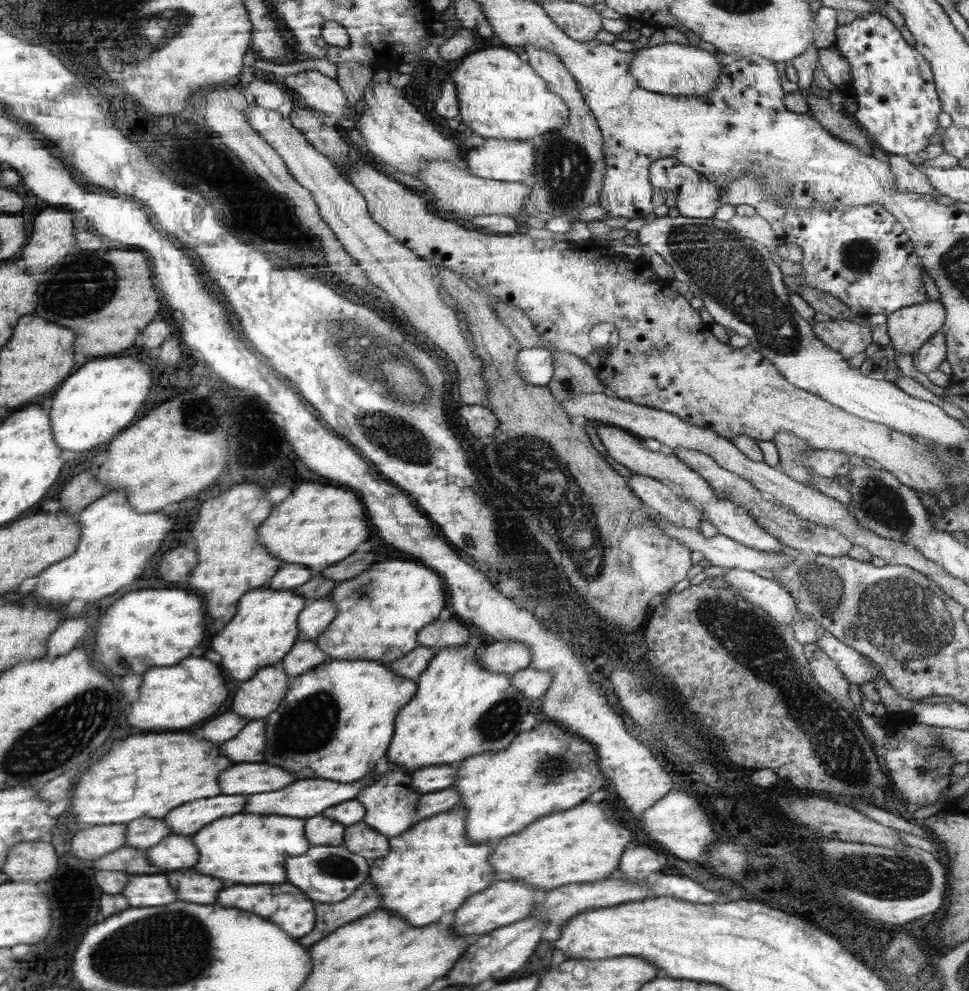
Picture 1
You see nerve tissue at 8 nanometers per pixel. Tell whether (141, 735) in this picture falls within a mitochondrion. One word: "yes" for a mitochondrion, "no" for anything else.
no

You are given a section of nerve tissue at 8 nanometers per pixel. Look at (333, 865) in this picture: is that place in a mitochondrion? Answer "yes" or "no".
yes

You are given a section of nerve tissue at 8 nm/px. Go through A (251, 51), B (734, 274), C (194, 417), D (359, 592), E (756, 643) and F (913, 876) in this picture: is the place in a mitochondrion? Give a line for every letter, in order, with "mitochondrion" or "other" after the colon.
A: other
B: mitochondrion
C: mitochondrion
D: mitochondrion
E: mitochondrion
F: mitochondrion

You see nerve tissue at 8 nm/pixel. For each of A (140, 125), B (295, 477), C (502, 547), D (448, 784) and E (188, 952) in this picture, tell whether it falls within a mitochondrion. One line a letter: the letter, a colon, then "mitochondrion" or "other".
A: other
B: other
C: other
D: other
E: mitochondrion

